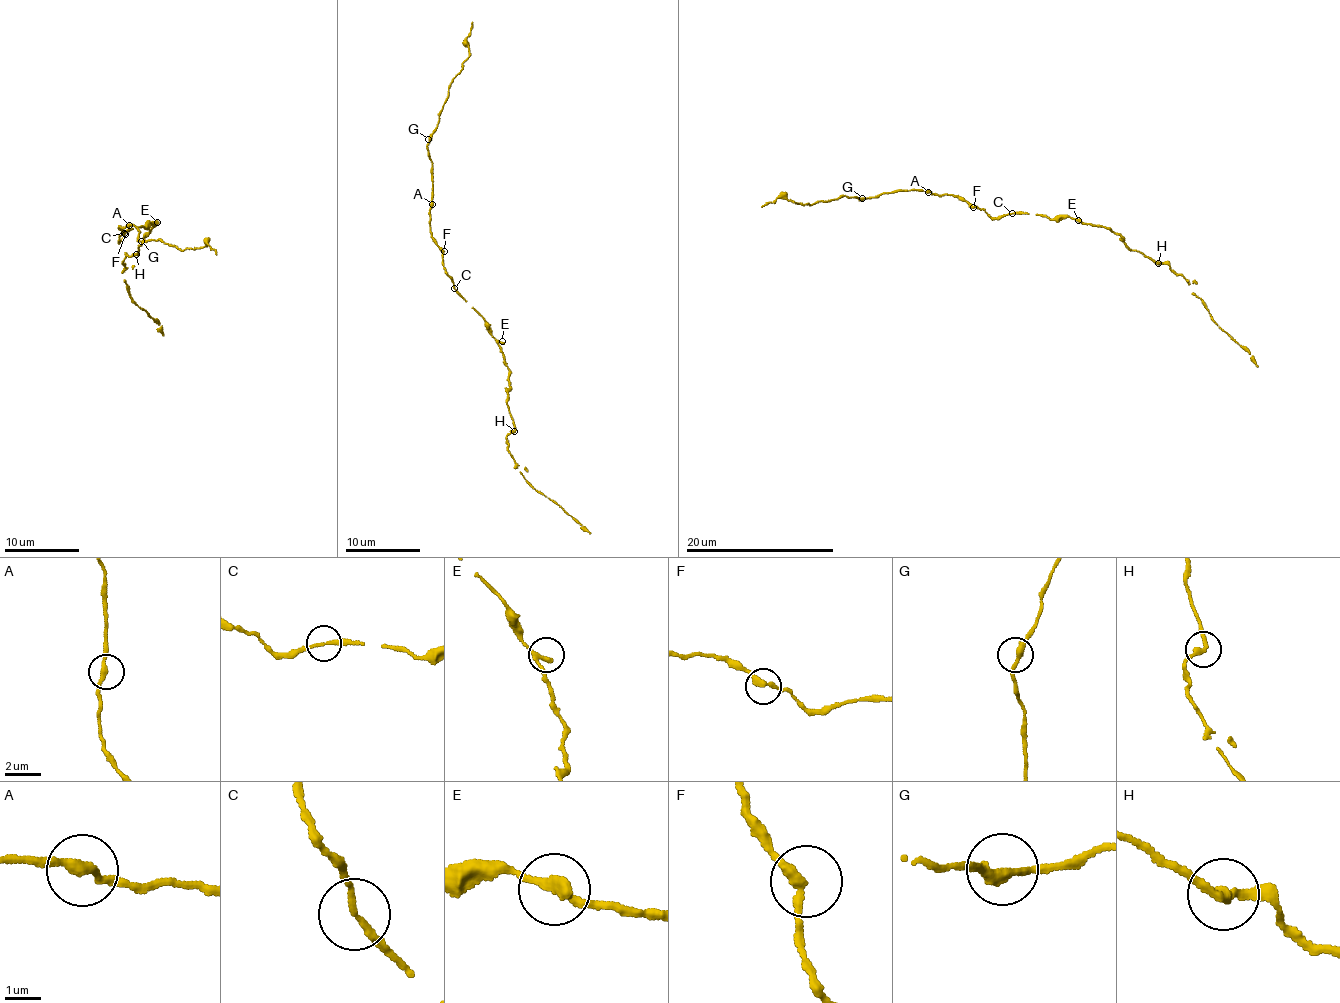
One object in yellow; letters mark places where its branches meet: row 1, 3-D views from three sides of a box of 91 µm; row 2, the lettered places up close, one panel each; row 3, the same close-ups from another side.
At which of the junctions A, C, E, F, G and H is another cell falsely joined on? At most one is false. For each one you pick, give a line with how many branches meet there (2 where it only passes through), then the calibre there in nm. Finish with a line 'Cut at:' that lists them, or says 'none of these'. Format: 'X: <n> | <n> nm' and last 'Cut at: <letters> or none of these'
Cut at: none of these

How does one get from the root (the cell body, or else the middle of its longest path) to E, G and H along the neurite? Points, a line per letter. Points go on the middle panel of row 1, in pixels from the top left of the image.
E: (463, 298), (485, 321), (487, 330), (502, 341)
G: (463, 298), (447, 273), (442, 249), (430, 231), (432, 162), (428, 139)
H: (463, 298), (485, 321), (487, 330), (503, 355), (503, 364), (509, 371), (507, 407), (513, 431)

